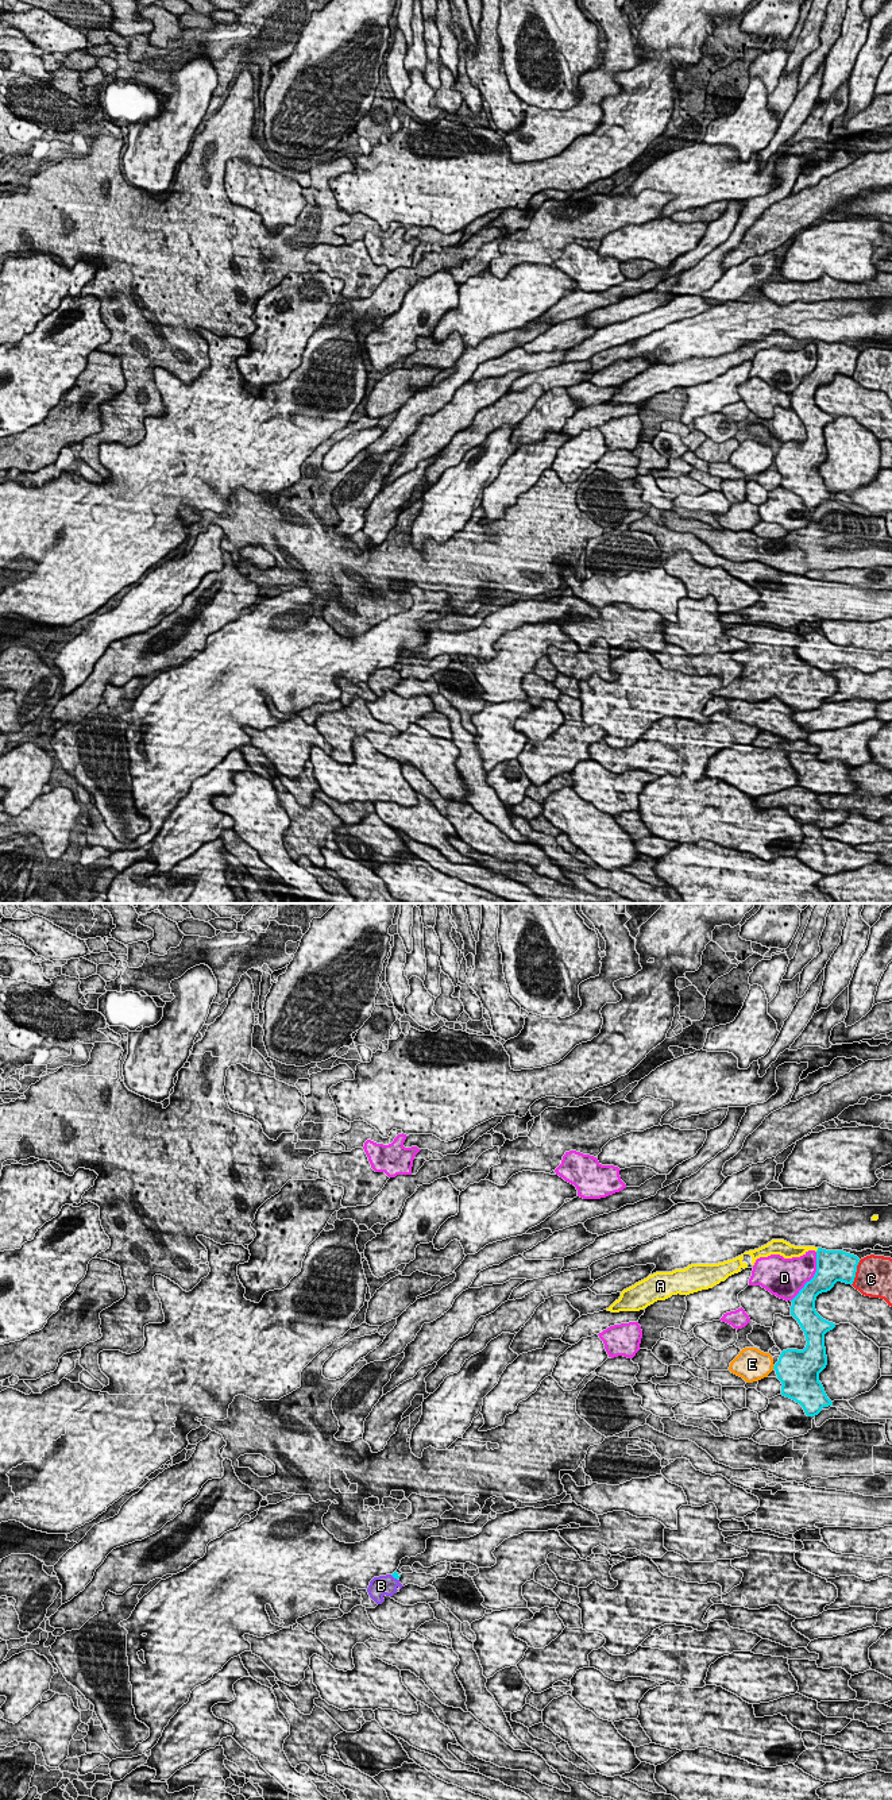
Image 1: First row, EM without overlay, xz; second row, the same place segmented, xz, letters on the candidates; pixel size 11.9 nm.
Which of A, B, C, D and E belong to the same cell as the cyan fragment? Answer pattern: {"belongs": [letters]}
{"belongs": []}

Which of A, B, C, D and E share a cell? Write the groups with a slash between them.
A / B / C / D / E

